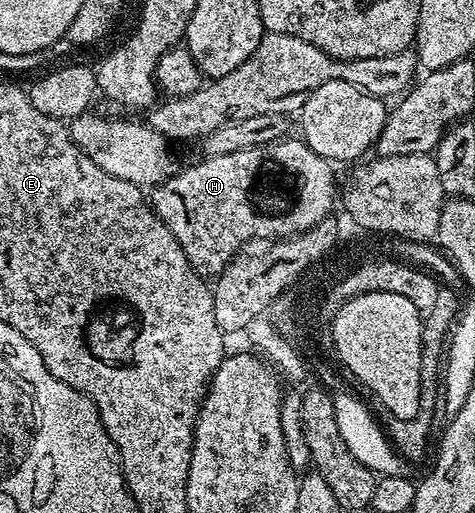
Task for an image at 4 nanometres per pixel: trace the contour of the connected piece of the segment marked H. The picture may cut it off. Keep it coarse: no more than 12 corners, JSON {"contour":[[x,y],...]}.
{"contour":[[285,136],[177,169],[150,205],[201,276],[325,221],[333,167]]}

